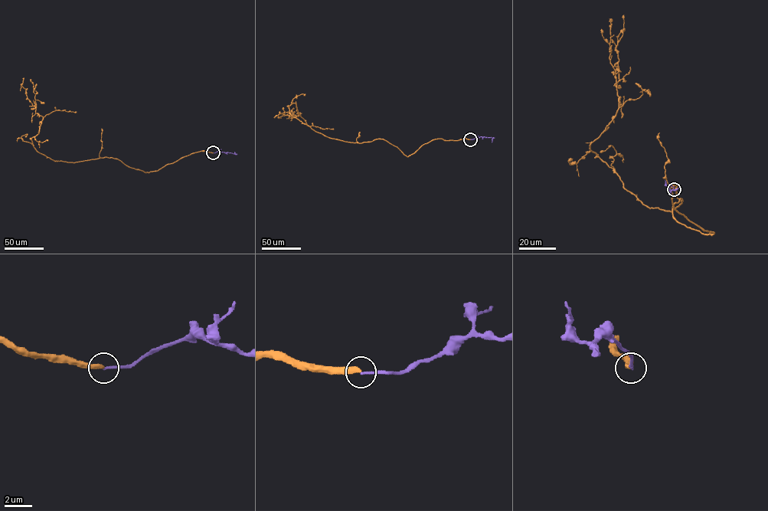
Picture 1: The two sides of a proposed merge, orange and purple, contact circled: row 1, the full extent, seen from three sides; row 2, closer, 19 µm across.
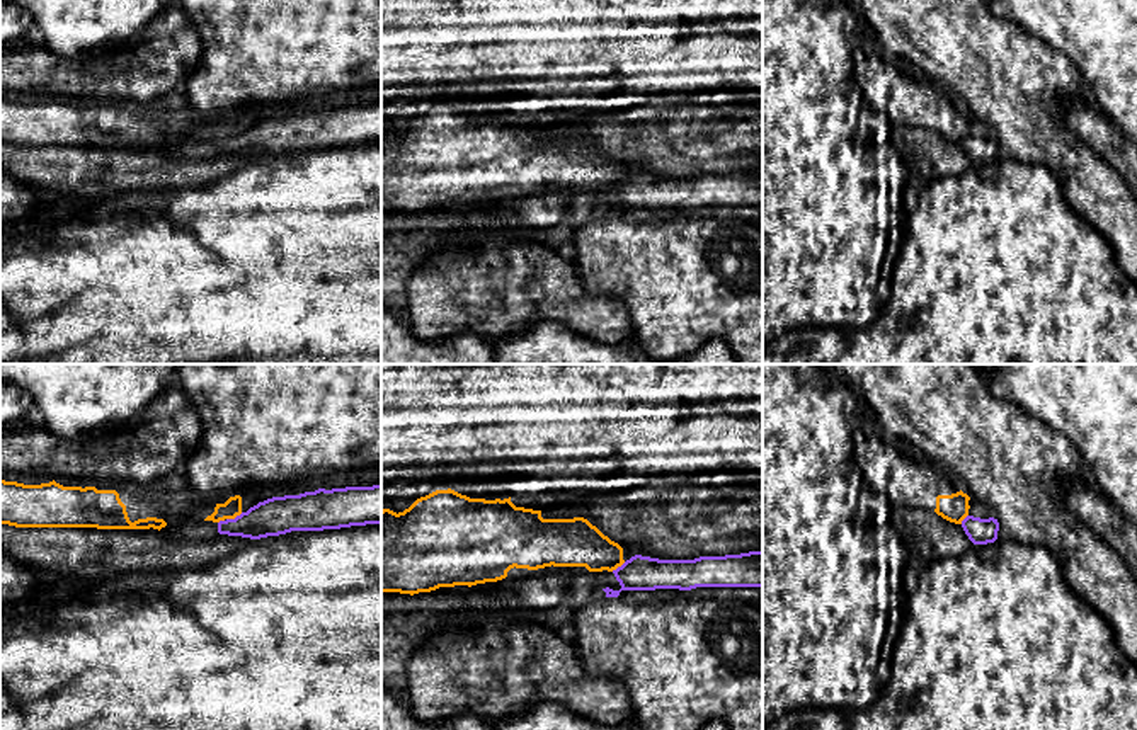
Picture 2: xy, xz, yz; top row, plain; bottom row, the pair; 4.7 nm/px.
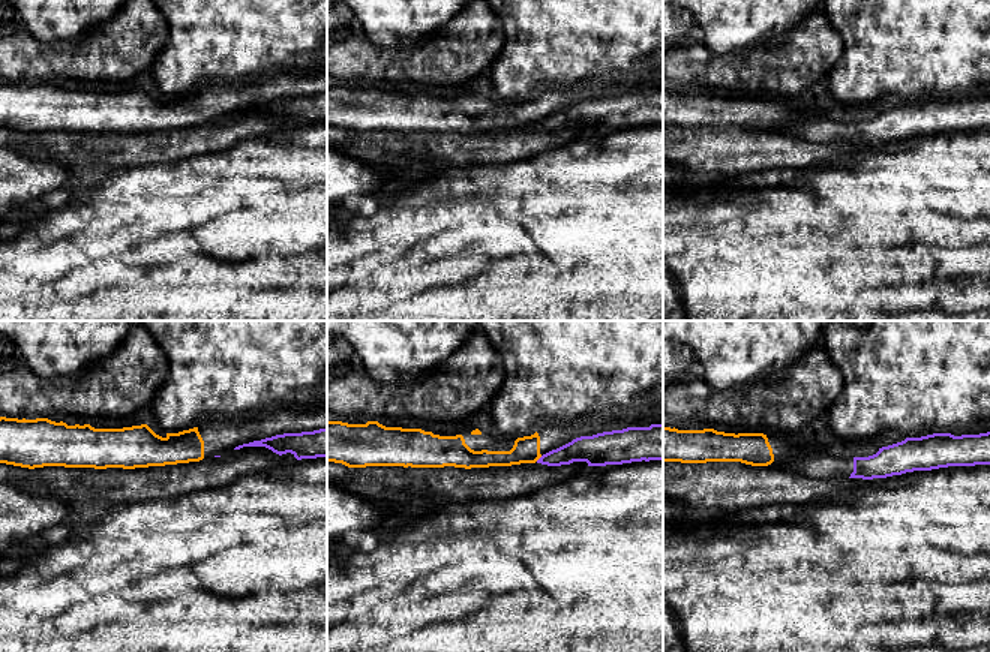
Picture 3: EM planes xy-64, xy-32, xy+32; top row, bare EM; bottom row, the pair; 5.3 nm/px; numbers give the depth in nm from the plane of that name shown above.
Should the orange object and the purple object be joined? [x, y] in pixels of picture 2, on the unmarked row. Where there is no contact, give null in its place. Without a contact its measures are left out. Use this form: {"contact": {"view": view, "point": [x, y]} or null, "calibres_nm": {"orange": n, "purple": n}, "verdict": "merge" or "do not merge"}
{"contact": {"view": "xy", "point": [234, 136]}, "calibres_nm": {"orange": 90, "purple": 180}, "verdict": "do not merge"}

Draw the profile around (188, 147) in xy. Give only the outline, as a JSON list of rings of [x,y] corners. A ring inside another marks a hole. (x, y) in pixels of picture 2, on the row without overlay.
[[[381,102],[272,116],[235,138],[213,141],[186,136],[160,150],[179,158],[208,158],[218,153],[260,158],[291,150],[323,150],[366,143],[381,143]]]

